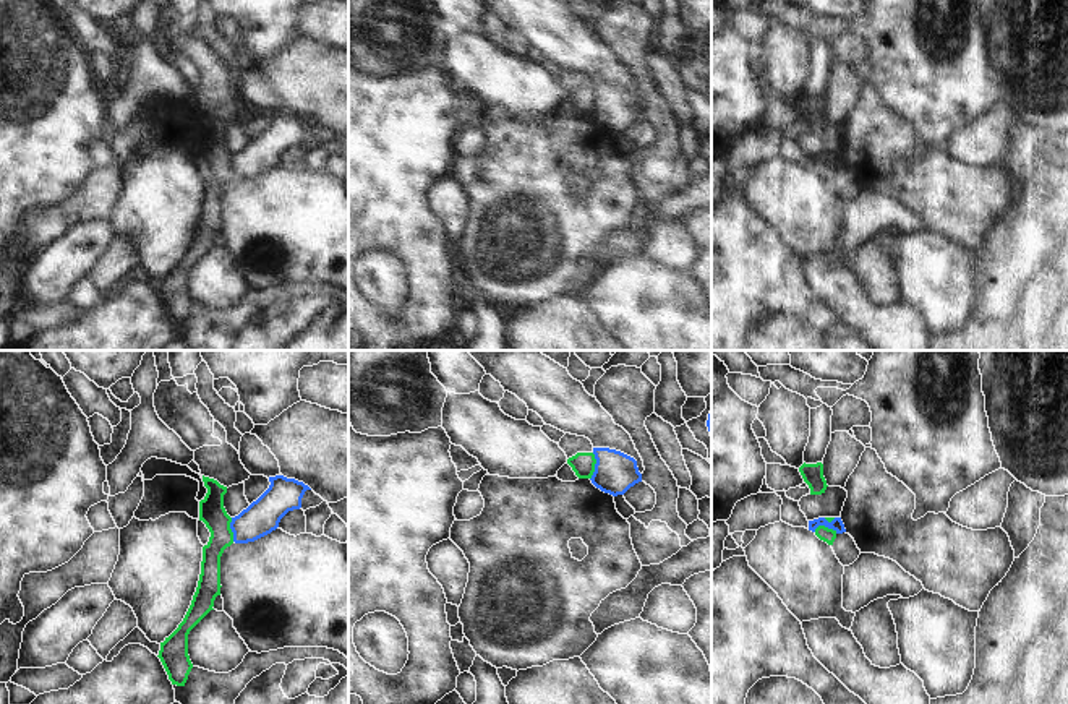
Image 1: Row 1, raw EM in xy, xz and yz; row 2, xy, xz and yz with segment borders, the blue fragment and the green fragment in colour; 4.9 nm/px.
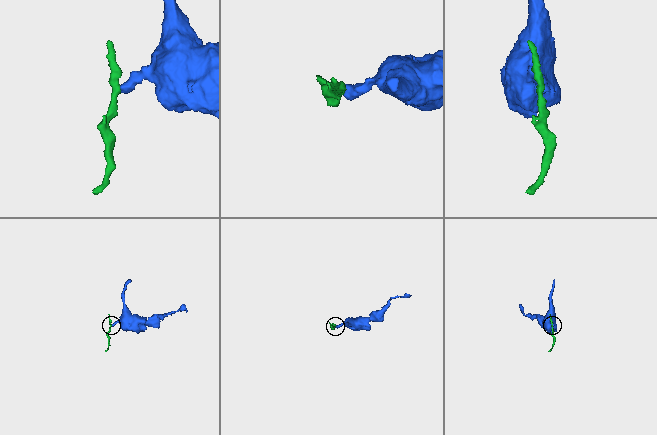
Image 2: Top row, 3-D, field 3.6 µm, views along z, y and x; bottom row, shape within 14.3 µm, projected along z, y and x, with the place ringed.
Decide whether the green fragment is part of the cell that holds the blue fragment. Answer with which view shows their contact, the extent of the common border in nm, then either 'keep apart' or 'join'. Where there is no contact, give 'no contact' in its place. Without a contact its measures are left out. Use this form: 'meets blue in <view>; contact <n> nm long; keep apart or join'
meets blue in xz; contact 140 nm long; keep apart

